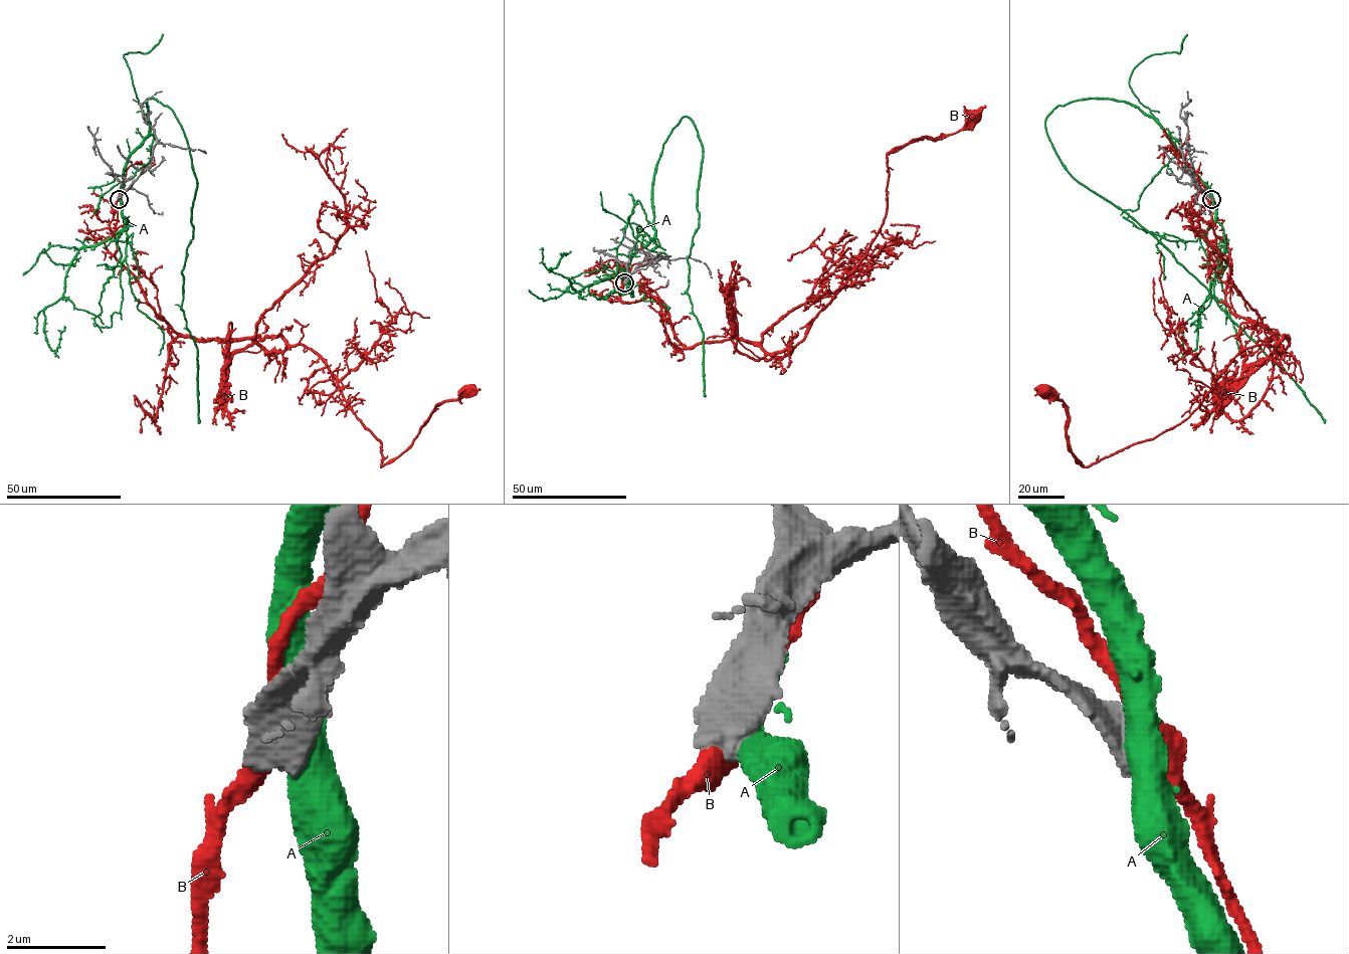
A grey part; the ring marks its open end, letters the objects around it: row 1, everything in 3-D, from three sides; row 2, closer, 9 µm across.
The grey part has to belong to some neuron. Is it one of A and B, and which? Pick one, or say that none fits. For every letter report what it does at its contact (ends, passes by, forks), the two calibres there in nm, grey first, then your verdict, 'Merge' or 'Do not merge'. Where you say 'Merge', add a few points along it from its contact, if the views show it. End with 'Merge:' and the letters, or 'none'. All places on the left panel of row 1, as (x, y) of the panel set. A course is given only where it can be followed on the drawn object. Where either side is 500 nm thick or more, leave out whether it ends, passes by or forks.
A: Thickness 750 nm (grey) against 550 nm. Do not merge
B: Thickness 750 nm (grey) against 500 nm. Do not merge
Merge: none

